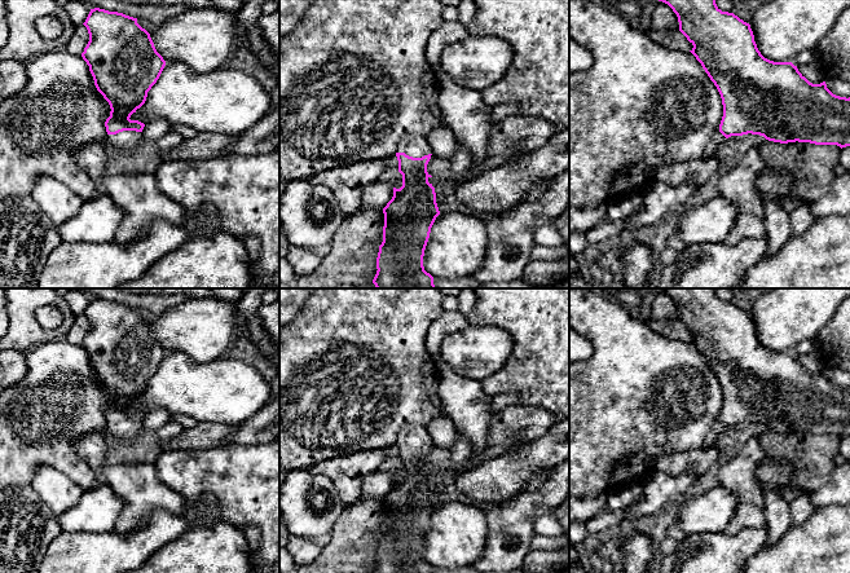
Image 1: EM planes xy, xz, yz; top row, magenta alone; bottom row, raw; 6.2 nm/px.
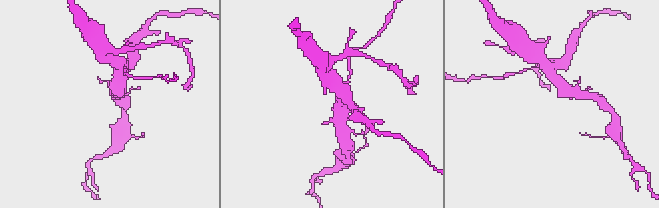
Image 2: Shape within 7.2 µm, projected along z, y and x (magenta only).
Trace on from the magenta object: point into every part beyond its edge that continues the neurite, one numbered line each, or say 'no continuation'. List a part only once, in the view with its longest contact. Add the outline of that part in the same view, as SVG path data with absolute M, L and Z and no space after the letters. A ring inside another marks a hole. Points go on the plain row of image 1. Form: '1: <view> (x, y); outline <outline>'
1: xy (126, 431); outline M123 420L116 424L107 424L106 433L110 437L118 438L123 442L132 441L137 432L142 428L142 422Z

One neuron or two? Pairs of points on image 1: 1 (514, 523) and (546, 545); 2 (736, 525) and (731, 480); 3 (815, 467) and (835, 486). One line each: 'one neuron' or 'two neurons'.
1: two neurons
2: one neuron
3: two neurons

